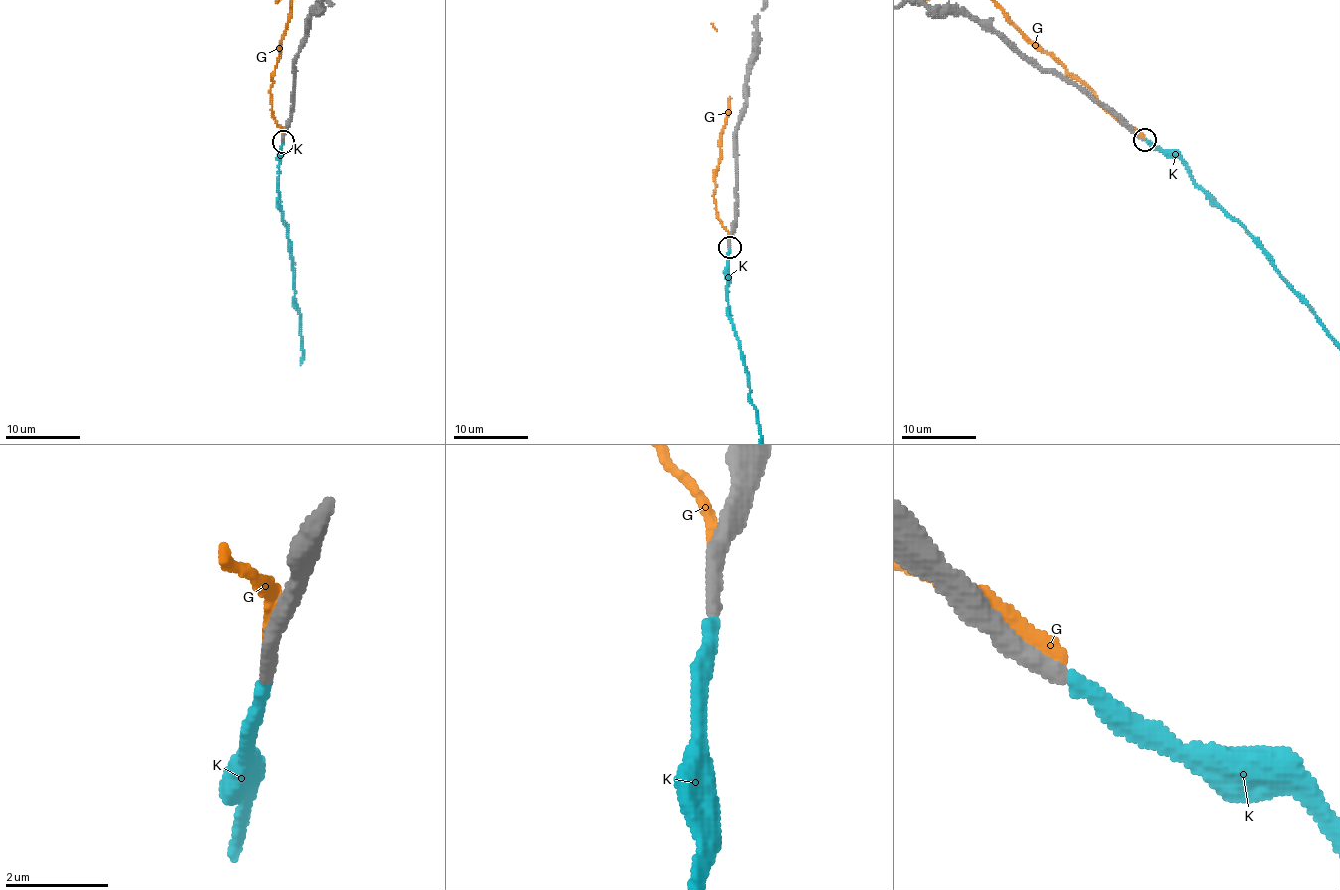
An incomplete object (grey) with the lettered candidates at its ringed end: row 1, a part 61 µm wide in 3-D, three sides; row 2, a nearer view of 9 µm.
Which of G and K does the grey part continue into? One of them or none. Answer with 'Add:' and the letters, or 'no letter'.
Add: K

